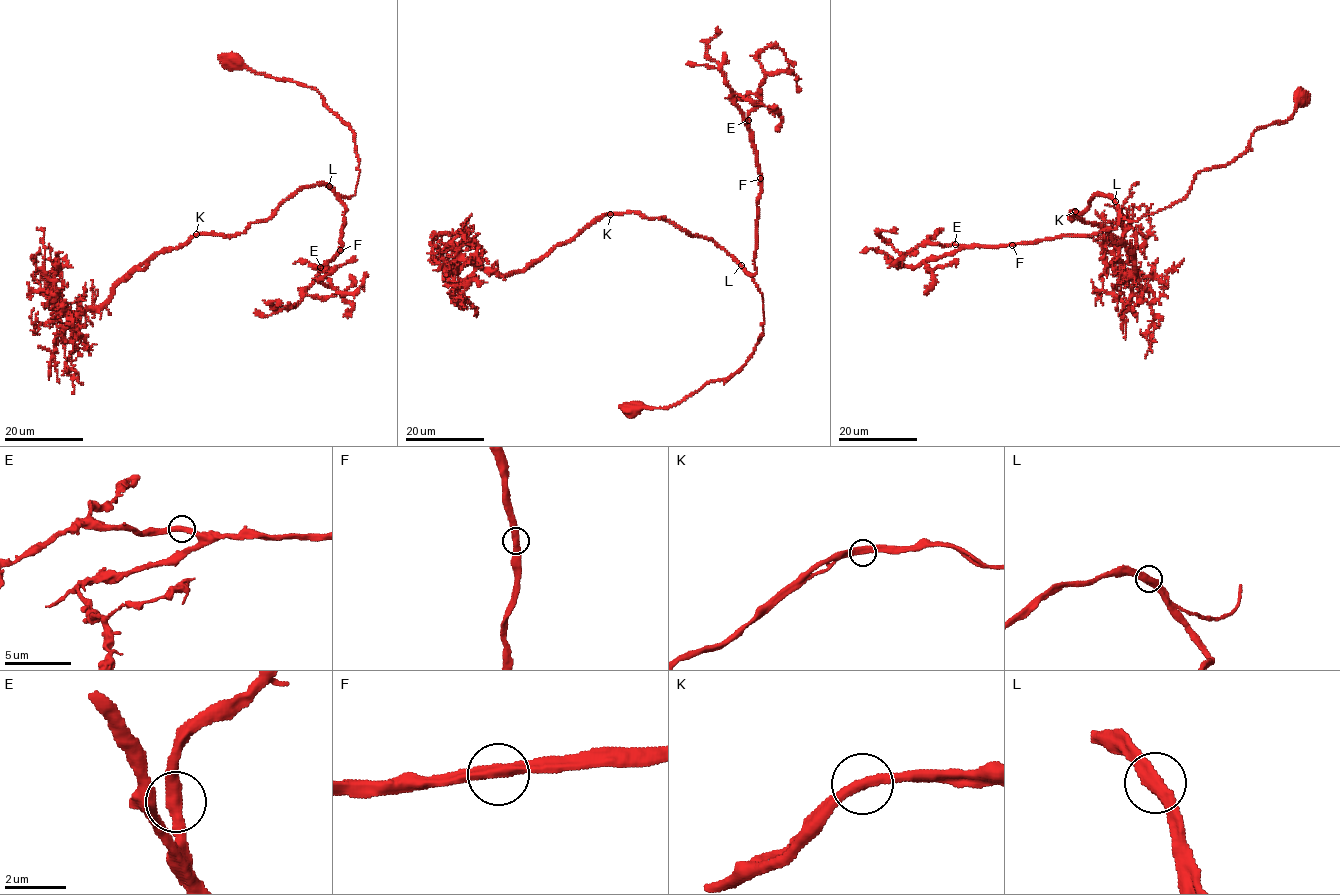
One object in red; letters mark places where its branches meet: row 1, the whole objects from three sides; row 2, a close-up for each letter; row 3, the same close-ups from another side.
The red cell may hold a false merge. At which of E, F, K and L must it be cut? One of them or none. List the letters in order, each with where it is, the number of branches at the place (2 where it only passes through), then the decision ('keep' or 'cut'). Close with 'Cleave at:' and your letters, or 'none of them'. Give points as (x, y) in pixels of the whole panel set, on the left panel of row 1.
E: place (320, 267); branches 2; keep
F: place (340, 250); branches 2; keep
K: place (196, 234); branches 2; keep
L: place (329, 186); branches 2; keep
Cleave at: none of them

